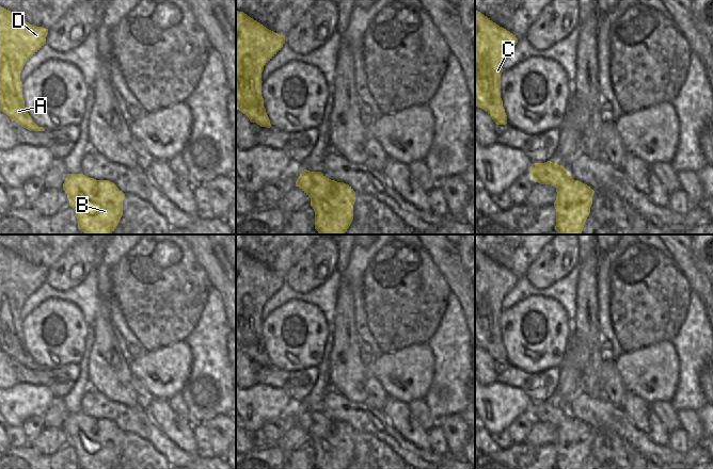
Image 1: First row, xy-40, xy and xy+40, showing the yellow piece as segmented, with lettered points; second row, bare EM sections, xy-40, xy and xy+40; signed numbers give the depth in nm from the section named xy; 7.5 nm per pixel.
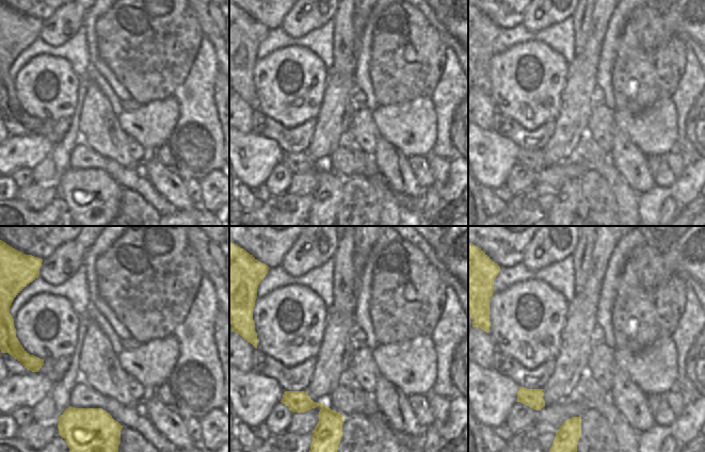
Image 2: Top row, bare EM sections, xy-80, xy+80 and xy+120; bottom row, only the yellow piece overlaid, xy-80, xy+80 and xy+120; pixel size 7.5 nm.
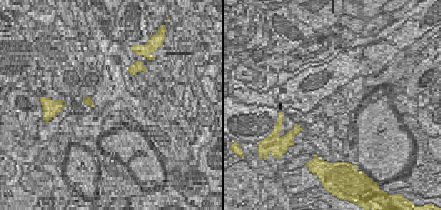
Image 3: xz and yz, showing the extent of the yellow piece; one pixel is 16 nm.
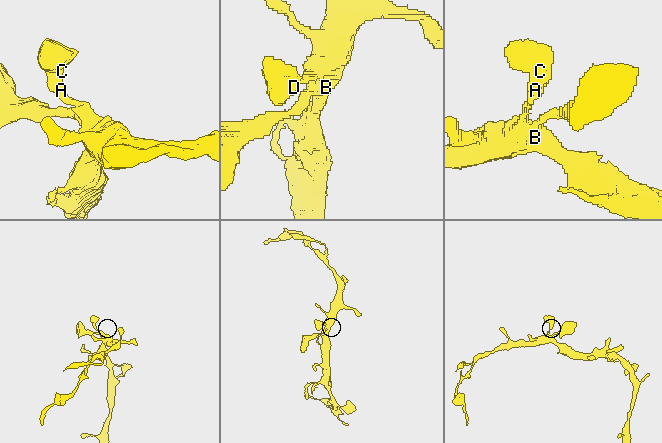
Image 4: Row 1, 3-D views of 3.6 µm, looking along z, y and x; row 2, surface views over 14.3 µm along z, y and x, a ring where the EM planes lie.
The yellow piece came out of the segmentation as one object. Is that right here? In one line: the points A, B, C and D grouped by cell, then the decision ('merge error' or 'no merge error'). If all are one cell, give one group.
groups A B C D; no merge error

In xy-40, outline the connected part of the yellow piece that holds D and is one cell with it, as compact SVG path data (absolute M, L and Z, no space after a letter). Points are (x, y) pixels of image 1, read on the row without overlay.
M0 245L0 350L12 360L30 370L45 370L29 354L22 337L20 311L25 303L46 282L48 268L30 263L13 250Z

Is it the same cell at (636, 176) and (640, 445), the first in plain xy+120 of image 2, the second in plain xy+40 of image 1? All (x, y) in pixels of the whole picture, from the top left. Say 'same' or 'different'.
different

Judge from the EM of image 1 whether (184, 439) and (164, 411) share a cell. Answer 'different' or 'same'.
same

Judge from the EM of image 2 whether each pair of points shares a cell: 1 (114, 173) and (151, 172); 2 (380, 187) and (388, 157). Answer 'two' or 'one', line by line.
1: two
2: two

